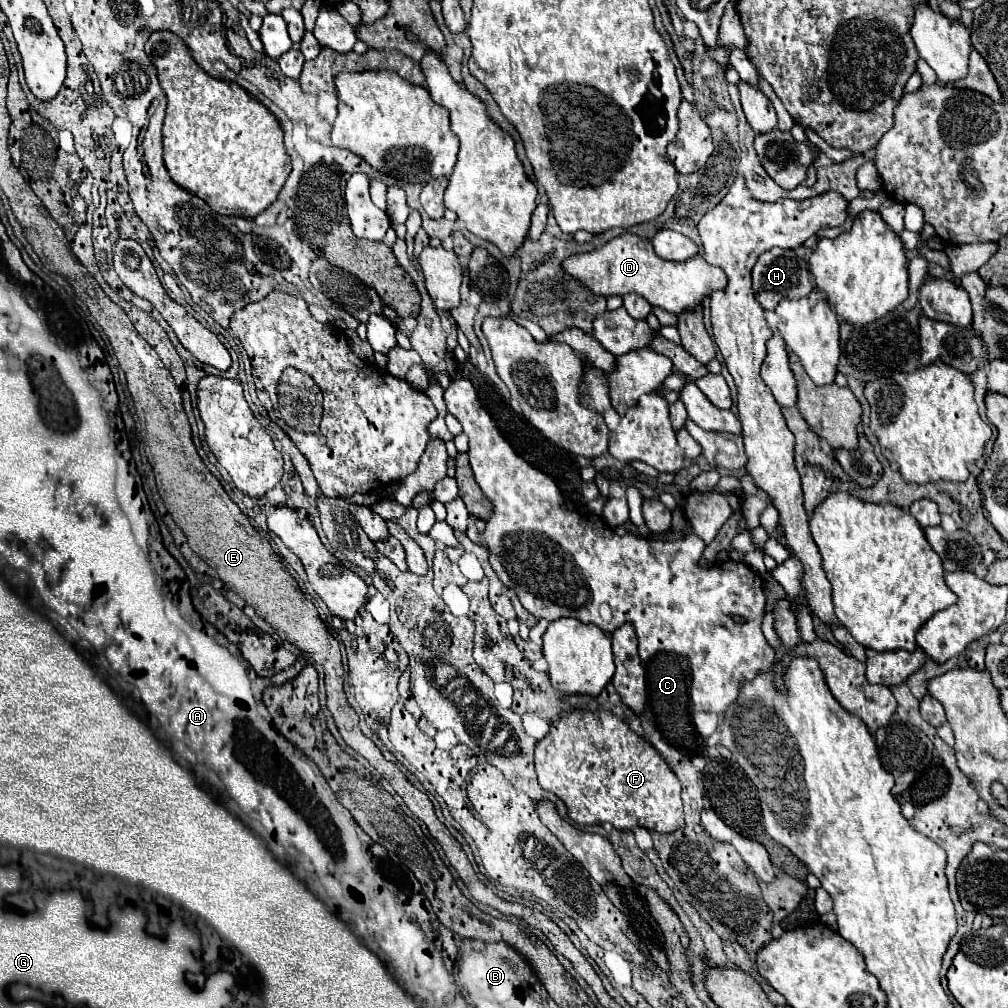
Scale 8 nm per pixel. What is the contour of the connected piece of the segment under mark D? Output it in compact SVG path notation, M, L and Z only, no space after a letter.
M623 233L595 251L569 257L567 261L563 261L563 267L571 277L585 283L595 295L623 297L627 293L637 293L645 297L653 307L661 307L669 313L681 315L681 311L695 311L709 297L709 293L725 289L727 277L723 269L709 265L703 259L703 253L699 253L683 263L671 263L657 257L651 241L631 233Z

